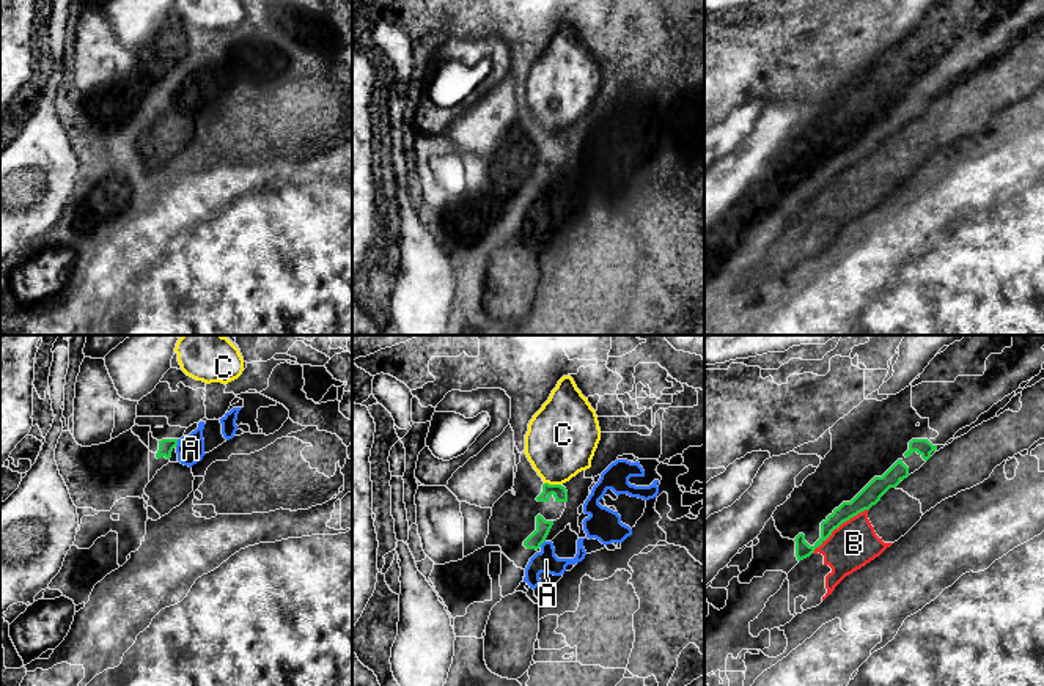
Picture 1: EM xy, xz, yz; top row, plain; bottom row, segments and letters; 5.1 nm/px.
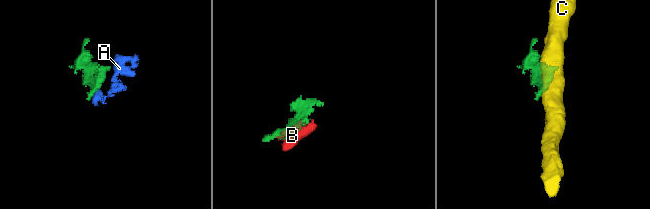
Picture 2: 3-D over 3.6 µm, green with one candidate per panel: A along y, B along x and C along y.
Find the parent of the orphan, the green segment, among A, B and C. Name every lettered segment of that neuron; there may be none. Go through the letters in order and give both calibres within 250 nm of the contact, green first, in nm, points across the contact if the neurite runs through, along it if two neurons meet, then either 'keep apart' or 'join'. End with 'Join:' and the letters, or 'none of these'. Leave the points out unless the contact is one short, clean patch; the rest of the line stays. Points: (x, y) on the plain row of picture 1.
A: 80 nm thick on the green side, 140 nm on the other; border along xy (178, 87), (175, 93); keep apart
B: 100 nm thick on the green side, 240 nm on the other; keep apart
C: 70 nm thick on the green side, 360 nm on the other; border along xz (544, 129), (560, 132); keep apart
Join: none of these

